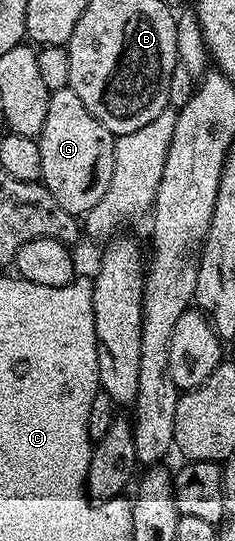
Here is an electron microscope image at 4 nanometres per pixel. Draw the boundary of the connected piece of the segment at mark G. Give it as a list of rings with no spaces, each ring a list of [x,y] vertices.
[[[70,86],[51,94],[48,117],[44,117],[44,129],[37,137],[42,170],[40,182],[70,215],[85,216],[104,197],[112,181],[115,138],[106,126],[92,117]]]

